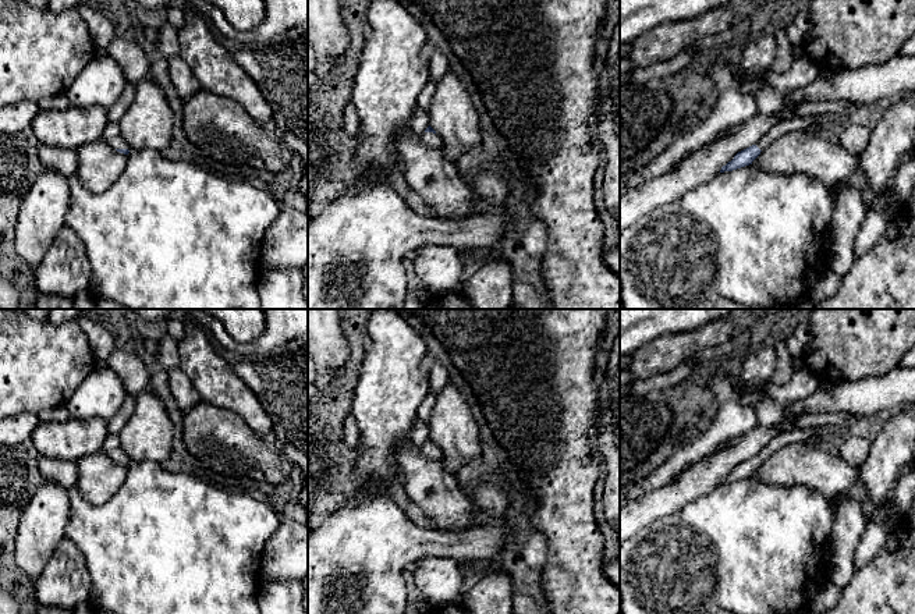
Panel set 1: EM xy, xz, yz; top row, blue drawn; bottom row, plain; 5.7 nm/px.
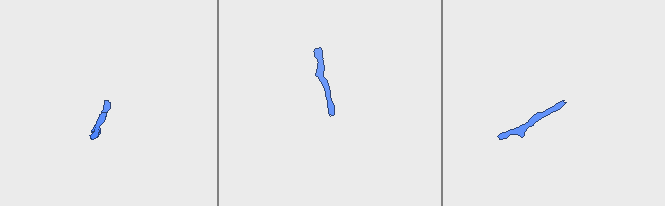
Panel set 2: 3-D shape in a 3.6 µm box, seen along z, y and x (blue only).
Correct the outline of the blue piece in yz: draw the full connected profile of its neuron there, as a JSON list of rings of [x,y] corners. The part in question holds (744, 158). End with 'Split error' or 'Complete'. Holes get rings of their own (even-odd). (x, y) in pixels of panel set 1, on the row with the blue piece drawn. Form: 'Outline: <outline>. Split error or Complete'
Outline: [[[818,114],[797,116],[776,124],[767,131],[766,135],[760,138],[756,145],[738,152],[731,162],[721,167],[720,173],[733,171],[752,164],[752,162],[760,155],[762,150],[791,131],[818,131],[819,128],[824,127],[820,123],[820,117],[822,116]]]. Split error

